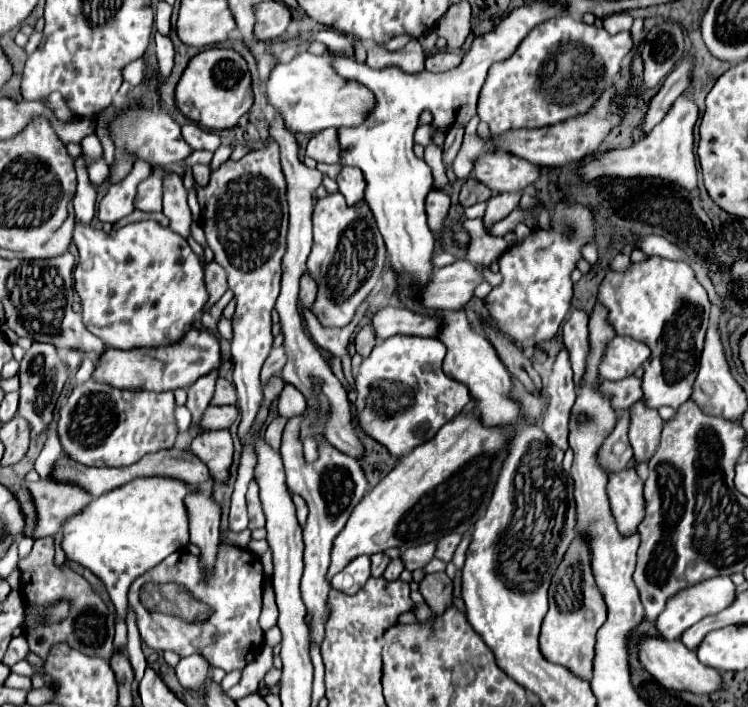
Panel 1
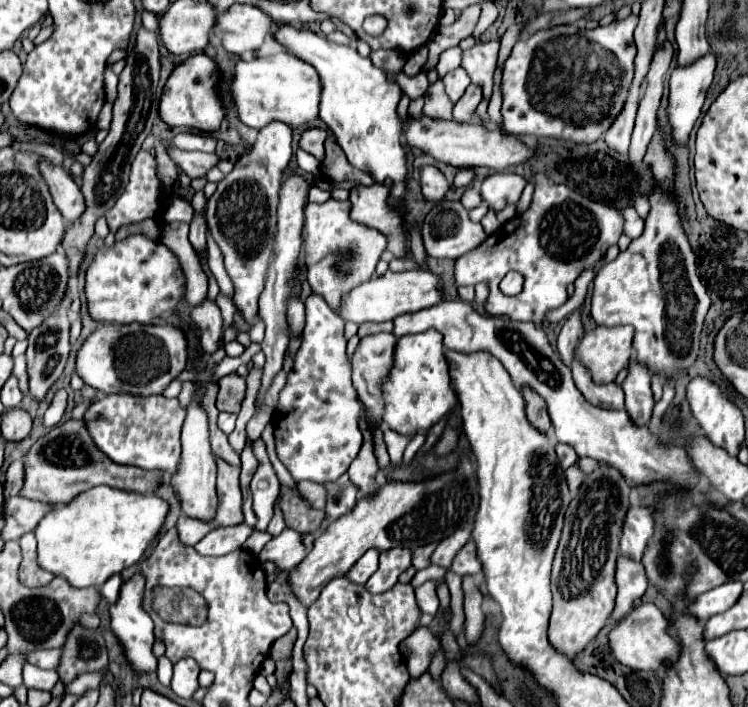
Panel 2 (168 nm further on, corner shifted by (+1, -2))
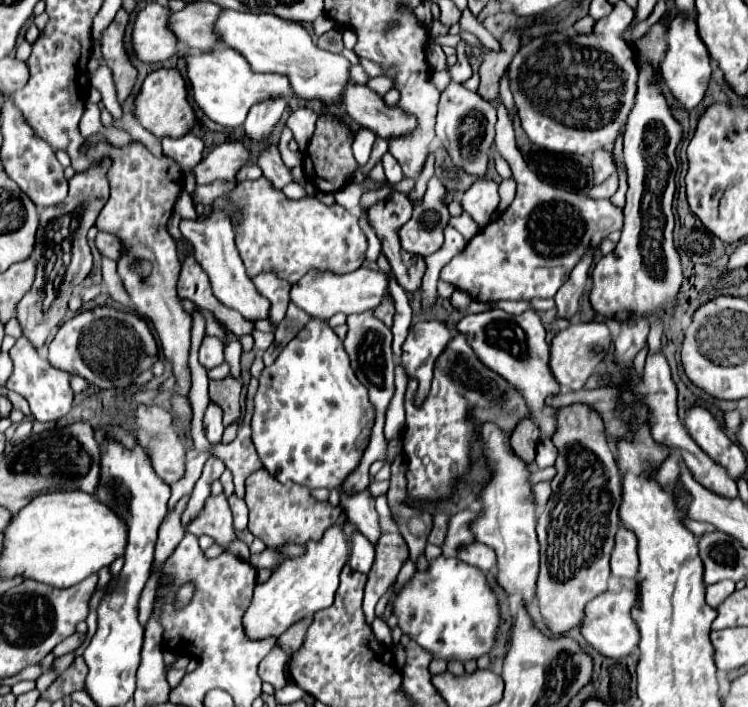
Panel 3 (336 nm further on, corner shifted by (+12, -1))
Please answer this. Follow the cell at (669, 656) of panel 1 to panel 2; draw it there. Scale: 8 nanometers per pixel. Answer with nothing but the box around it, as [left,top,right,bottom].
[607,603,679,671]

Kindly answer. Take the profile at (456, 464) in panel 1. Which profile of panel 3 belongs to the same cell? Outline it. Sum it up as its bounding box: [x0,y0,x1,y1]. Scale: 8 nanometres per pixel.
[244,522,356,638]

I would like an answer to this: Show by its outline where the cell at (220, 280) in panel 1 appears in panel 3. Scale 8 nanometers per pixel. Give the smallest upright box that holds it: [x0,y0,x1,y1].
[200,336,224,370]

